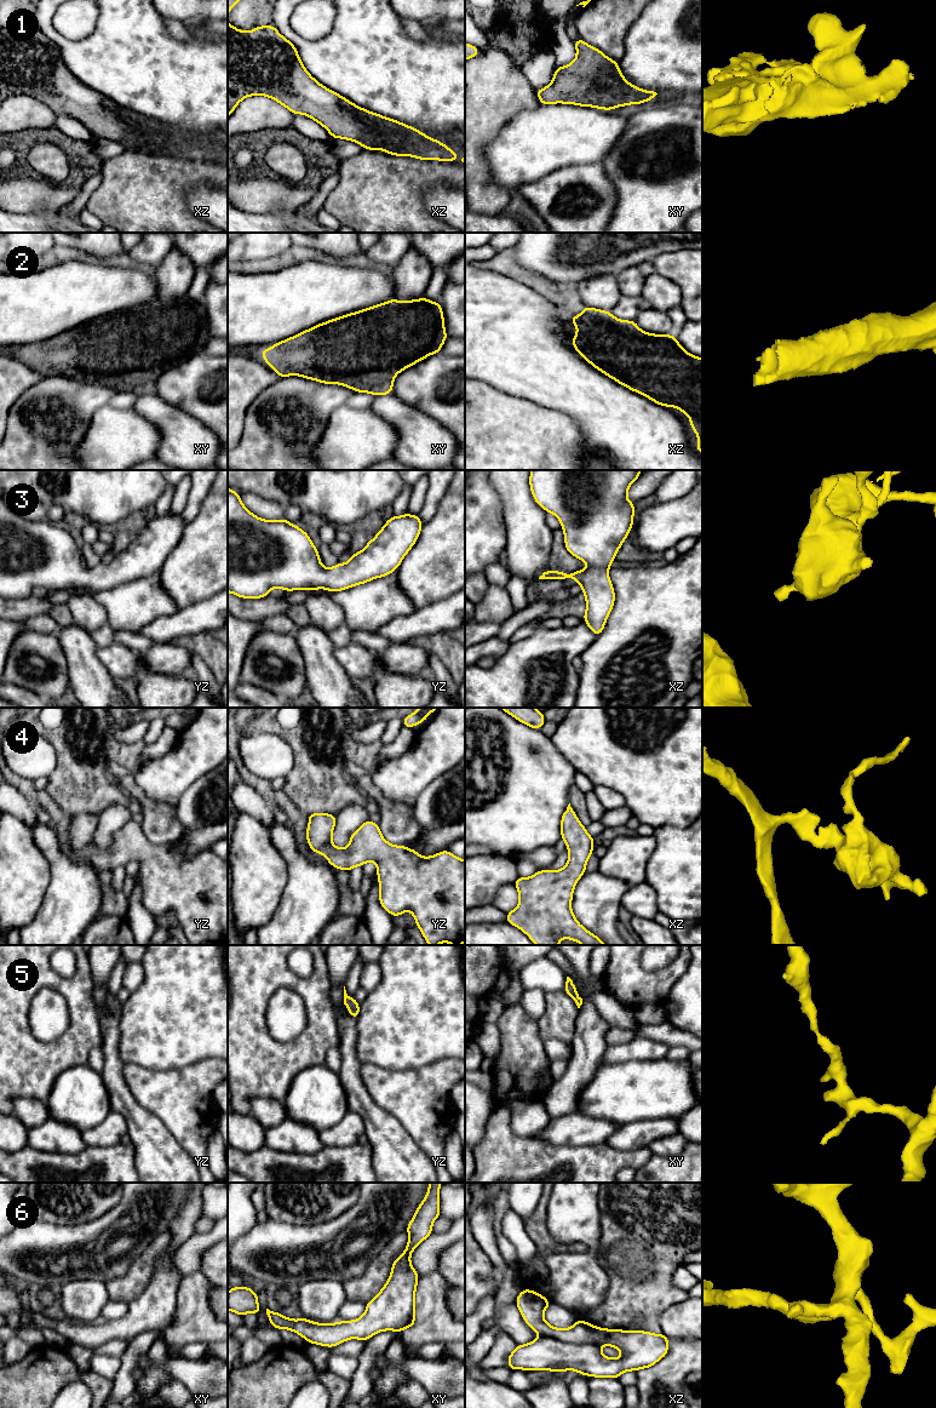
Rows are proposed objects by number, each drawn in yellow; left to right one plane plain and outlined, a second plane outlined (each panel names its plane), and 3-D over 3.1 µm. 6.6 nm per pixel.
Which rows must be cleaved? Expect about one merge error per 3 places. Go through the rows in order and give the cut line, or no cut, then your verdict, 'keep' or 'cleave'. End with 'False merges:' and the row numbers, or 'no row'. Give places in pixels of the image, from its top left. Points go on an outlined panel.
1: no cut | keep
2: no cut | keep
3: no cut | keep
4: no cut | keep
5: no cut | keep
6: no cut | keep
False merges: no row

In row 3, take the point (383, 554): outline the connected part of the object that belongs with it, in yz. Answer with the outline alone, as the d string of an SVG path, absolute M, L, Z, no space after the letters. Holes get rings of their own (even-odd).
M228 487L228 593L241 599L263 599L272 588L281 588L283 591L327 589L329 593L338 593L386 577L398 568L419 538L421 527L419 514L404 513L402 516L391 516L377 536L361 551L352 554L346 563L338 562L327 570L321 563L320 553L305 531L285 517L270 521L255 516L243 505L240 494Z

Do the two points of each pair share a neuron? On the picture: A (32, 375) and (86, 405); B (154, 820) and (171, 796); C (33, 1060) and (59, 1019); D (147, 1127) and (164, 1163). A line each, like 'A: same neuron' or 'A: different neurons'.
A: same neuron
B: different neurons
C: different neurons
D: same neuron

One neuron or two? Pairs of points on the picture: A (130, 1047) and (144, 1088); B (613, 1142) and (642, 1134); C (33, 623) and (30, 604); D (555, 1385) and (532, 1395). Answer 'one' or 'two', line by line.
A: two
B: one
C: two
D: one

